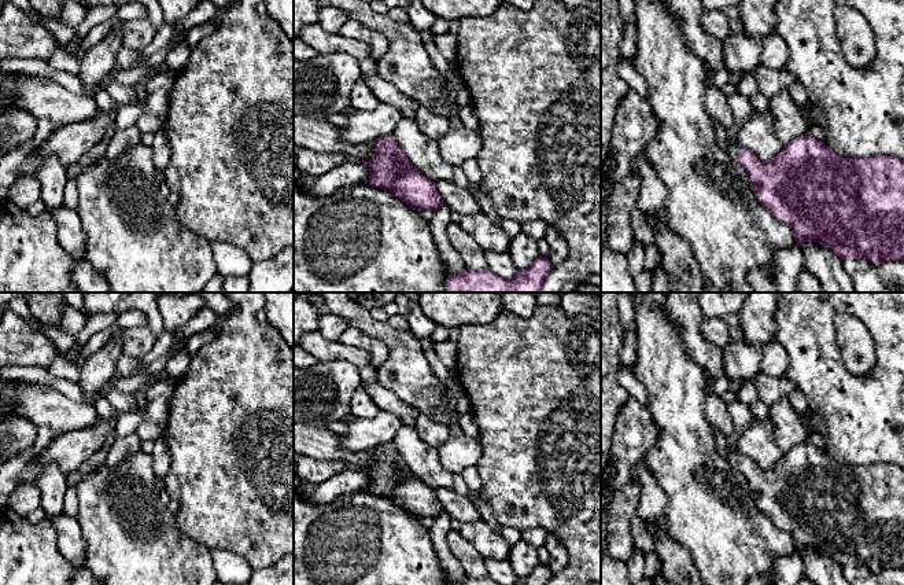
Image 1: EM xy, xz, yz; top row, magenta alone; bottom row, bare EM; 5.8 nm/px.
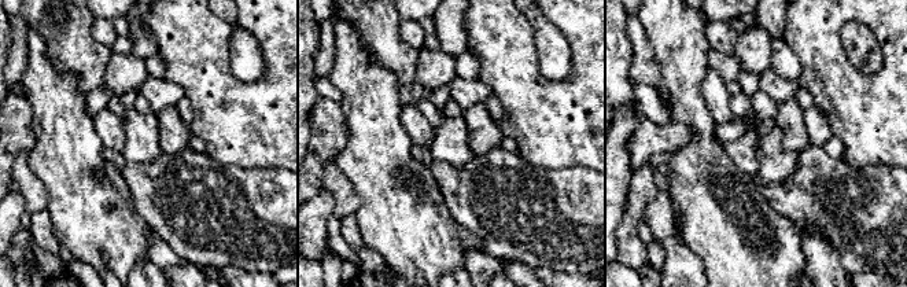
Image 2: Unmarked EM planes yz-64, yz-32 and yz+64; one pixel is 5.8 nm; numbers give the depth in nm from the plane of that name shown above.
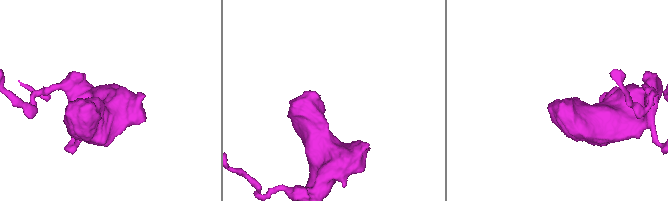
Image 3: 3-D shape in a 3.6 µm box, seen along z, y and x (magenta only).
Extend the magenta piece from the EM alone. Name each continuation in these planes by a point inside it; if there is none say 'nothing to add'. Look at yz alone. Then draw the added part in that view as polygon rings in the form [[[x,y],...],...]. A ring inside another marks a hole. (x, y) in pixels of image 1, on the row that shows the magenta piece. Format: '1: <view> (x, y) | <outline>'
1: yz (734, 148) | [[[727,140],[727,144],[726,144],[724,150],[733,158],[733,161],[737,162],[738,157],[741,155],[741,152],[744,150],[746,150],[746,148],[742,147],[737,140],[734,140],[731,143]]]

